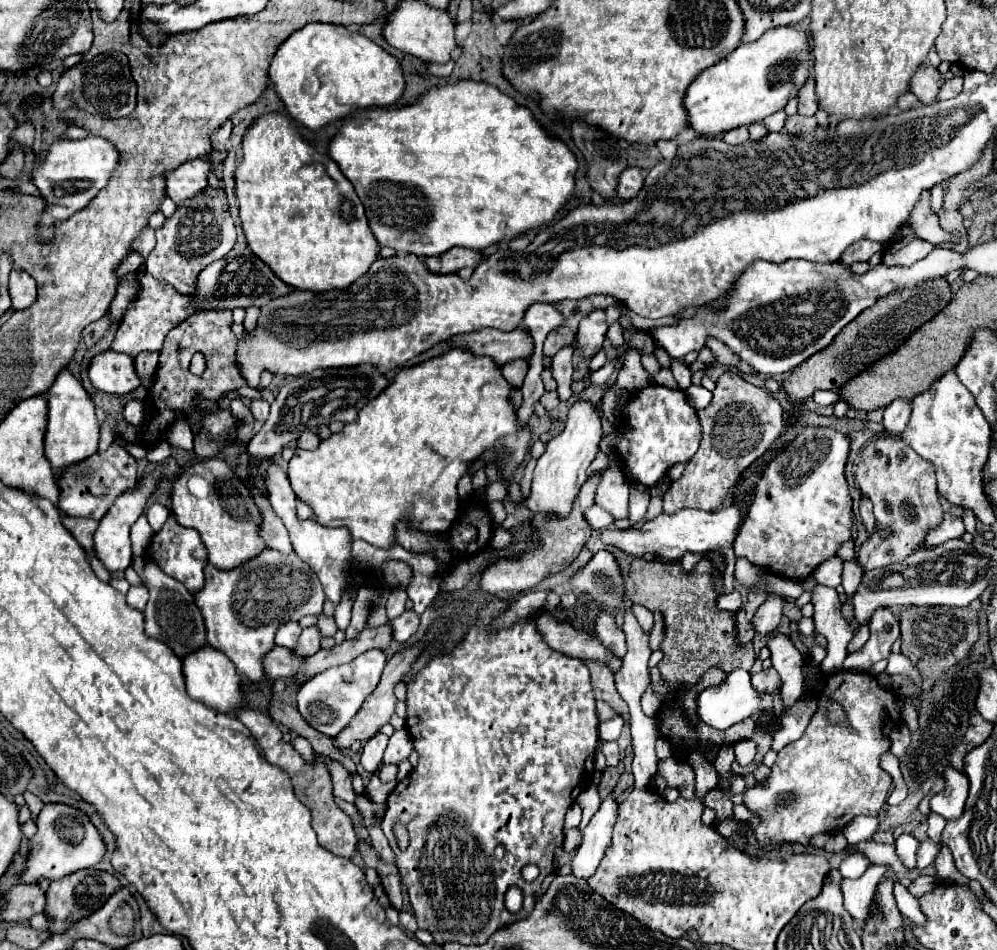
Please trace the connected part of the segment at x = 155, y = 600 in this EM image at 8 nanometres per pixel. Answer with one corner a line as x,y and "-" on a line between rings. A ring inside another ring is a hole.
140,556
134,558
132,568
138,572
144,586
150,592
150,600
144,610
144,632
148,636
154,636
156,640
168,644
168,648
172,648
178,658
186,658
190,652
194,652
202,646
208,646
204,618
200,616
200,610
194,604
194,596
184,588
184,584
180,584
178,580
172,580
156,564
146,562

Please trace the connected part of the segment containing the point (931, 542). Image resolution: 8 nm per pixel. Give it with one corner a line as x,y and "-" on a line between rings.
944,514
944,522
940,528
932,530
926,540
924,540
924,546
938,546
946,540
952,540
952,538
960,538
964,534
964,522
962,518
958,516
950,516
950,514

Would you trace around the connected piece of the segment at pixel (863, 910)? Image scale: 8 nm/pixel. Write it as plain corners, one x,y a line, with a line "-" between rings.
872,864
865,875
862,874
856,880
842,880
842,892
844,892
844,906
850,912
852,918
864,920
868,914
868,906
874,900
876,884
879,883
884,873
890,869
887,864

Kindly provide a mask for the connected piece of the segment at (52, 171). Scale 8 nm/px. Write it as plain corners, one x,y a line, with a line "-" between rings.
88,136
84,140
60,140
54,142
46,154
42,166
36,166
32,172
34,184
40,188
46,200
46,212
40,222
40,234
52,238
52,224
56,220
66,220
72,212
84,208
112,178
112,172
120,166
120,150
104,138

